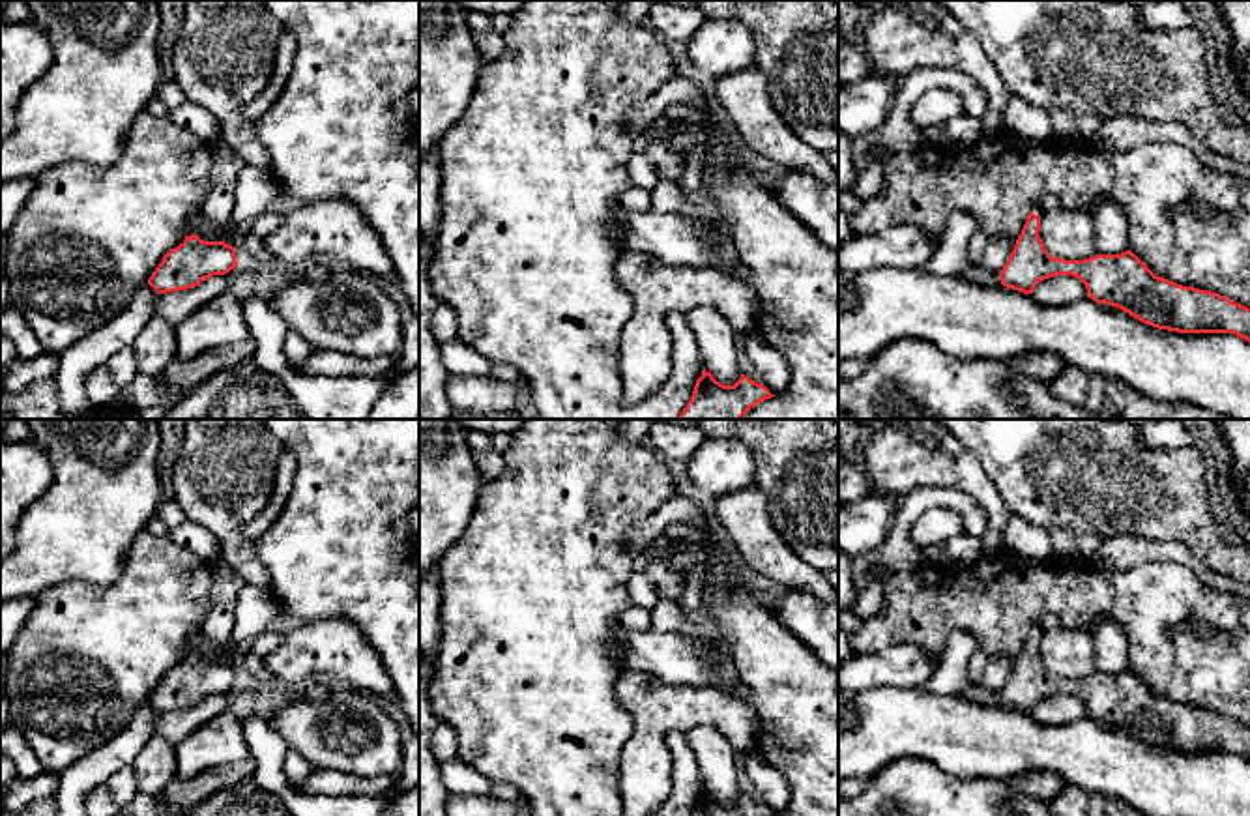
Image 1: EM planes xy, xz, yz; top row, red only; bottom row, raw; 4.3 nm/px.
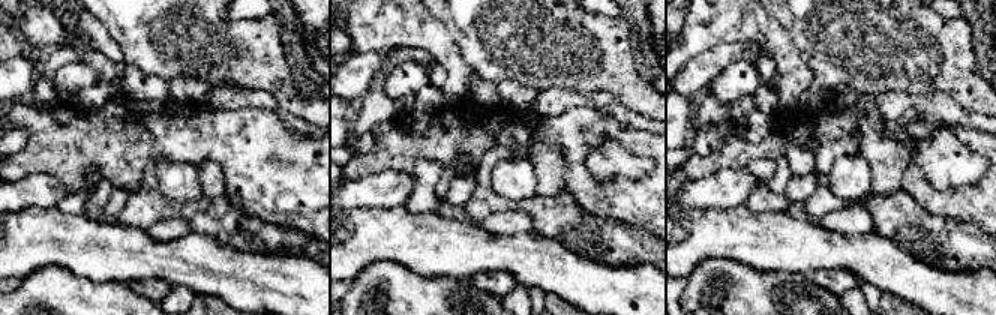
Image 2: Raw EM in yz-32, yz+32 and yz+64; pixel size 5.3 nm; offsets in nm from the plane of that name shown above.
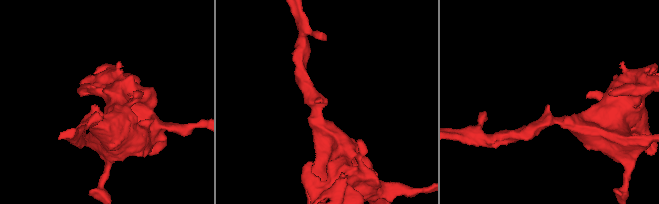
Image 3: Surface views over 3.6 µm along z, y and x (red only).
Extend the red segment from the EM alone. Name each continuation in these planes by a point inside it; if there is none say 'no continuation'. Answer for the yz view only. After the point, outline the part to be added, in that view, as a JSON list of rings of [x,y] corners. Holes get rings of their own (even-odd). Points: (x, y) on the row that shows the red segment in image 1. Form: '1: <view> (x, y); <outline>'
1: yz (1048, 203); [[[1046,197],[1046,198],[1042,198],[1039,204],[1035,204],[1035,206],[1031,208],[1031,211],[1033,211],[1035,215],[1042,217],[1046,211],[1050,211],[1050,210],[1054,210],[1054,208],[1057,208],[1057,206],[1059,206],[1059,202],[1057,202],[1055,197]]]

